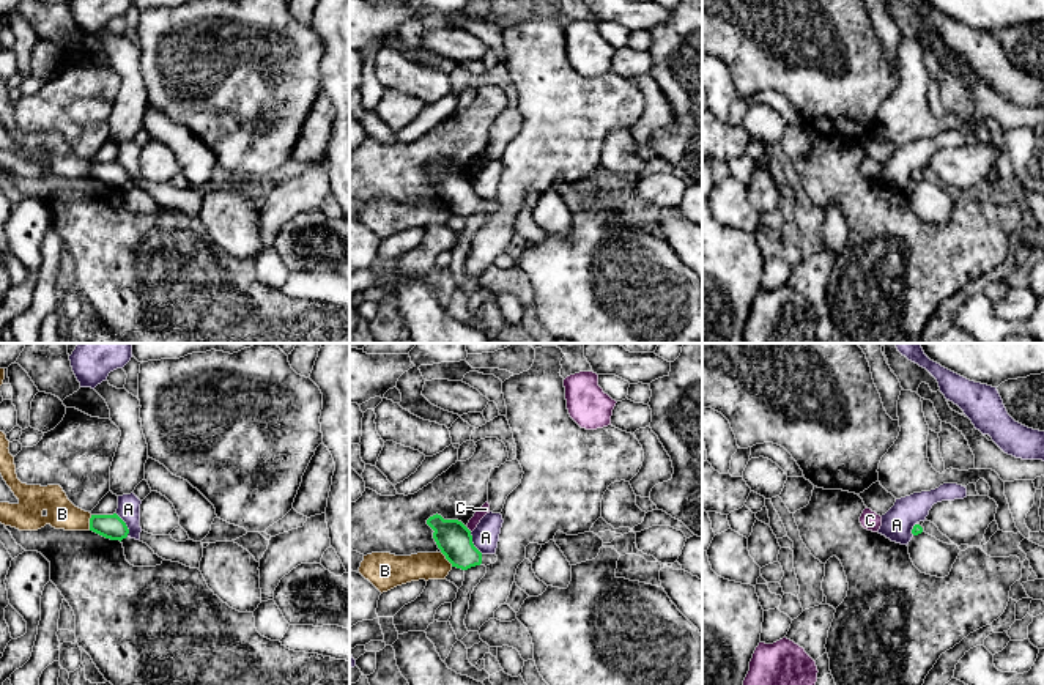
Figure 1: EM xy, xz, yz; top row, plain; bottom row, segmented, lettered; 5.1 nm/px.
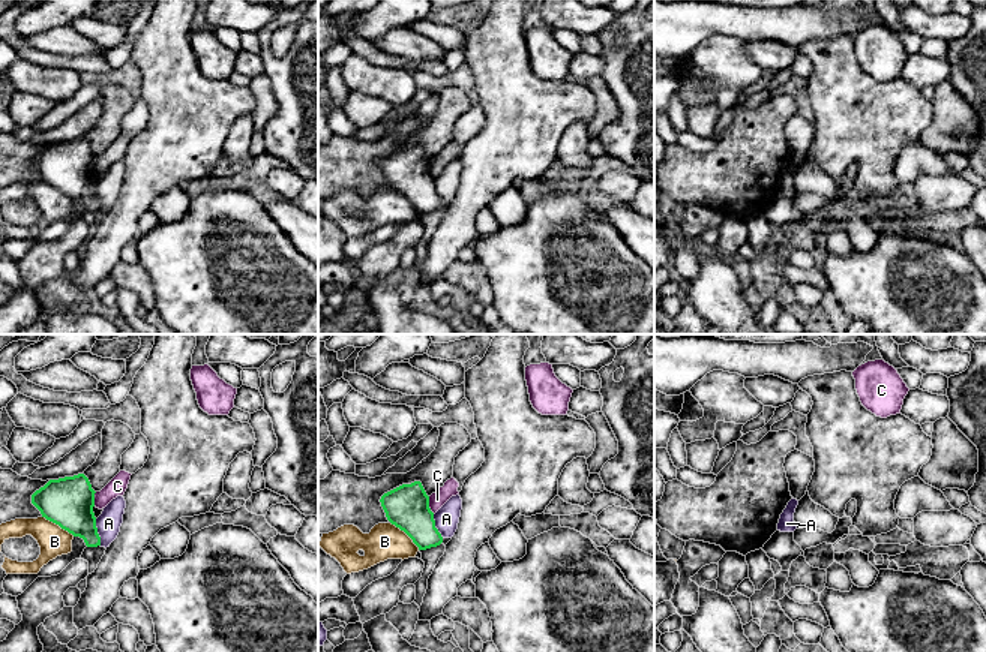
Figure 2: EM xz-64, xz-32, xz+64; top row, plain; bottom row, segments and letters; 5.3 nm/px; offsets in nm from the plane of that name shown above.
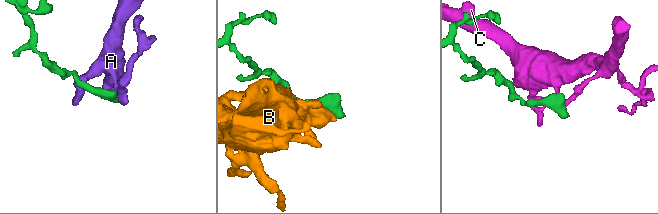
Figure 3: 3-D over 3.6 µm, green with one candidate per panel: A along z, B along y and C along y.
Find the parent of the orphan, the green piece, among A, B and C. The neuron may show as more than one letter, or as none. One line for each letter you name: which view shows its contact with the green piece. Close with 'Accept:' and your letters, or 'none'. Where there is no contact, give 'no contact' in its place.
Accept: none

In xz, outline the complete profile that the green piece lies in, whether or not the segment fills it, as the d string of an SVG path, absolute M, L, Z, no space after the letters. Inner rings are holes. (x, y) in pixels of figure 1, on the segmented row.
M436 513L427 520L427 524L435 531L433 539L452 567L468 570L498 561L496 554L482 554L474 546L471 531L461 521L444 520Z

